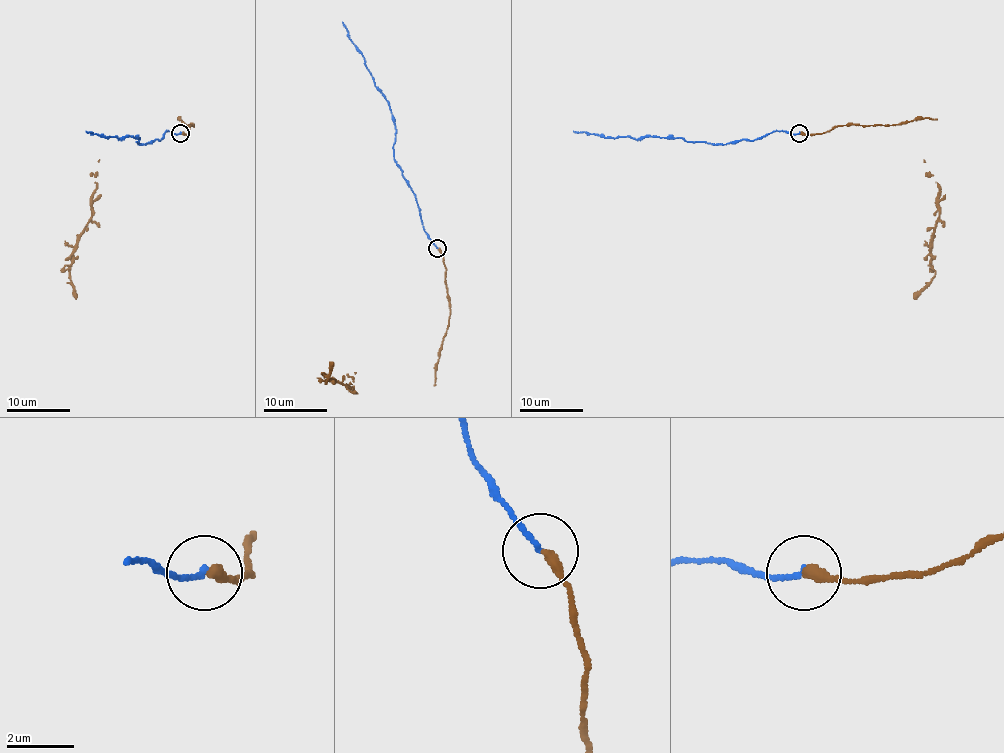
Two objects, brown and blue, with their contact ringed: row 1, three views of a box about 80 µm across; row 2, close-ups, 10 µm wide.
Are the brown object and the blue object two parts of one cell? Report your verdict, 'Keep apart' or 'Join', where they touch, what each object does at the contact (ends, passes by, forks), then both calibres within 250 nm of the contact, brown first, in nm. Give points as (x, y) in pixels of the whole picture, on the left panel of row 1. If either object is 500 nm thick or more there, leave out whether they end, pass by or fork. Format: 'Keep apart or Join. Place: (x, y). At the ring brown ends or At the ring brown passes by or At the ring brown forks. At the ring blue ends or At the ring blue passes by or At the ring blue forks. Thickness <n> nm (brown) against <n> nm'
Join. Place: (180, 133). At the ring brown ends. At the ring blue ends. Thickness 320 nm (brown) against 140 nm

